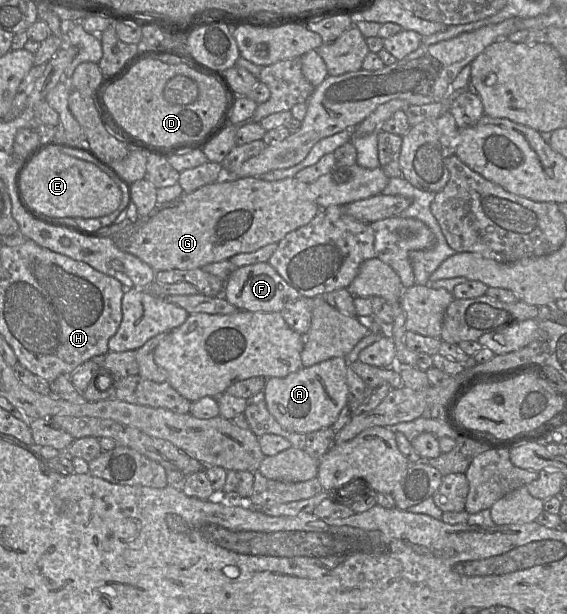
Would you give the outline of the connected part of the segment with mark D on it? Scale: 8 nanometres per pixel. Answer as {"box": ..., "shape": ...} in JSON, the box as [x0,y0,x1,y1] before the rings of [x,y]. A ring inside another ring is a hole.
{"box":[103,58,226,147],"shape":[[[146,58],[138,62],[122,79],[111,84],[103,100],[113,121],[124,131],[156,147],[175,147],[204,138],[218,125],[226,102],[220,82],[181,62],[168,62],[159,58]]]}

